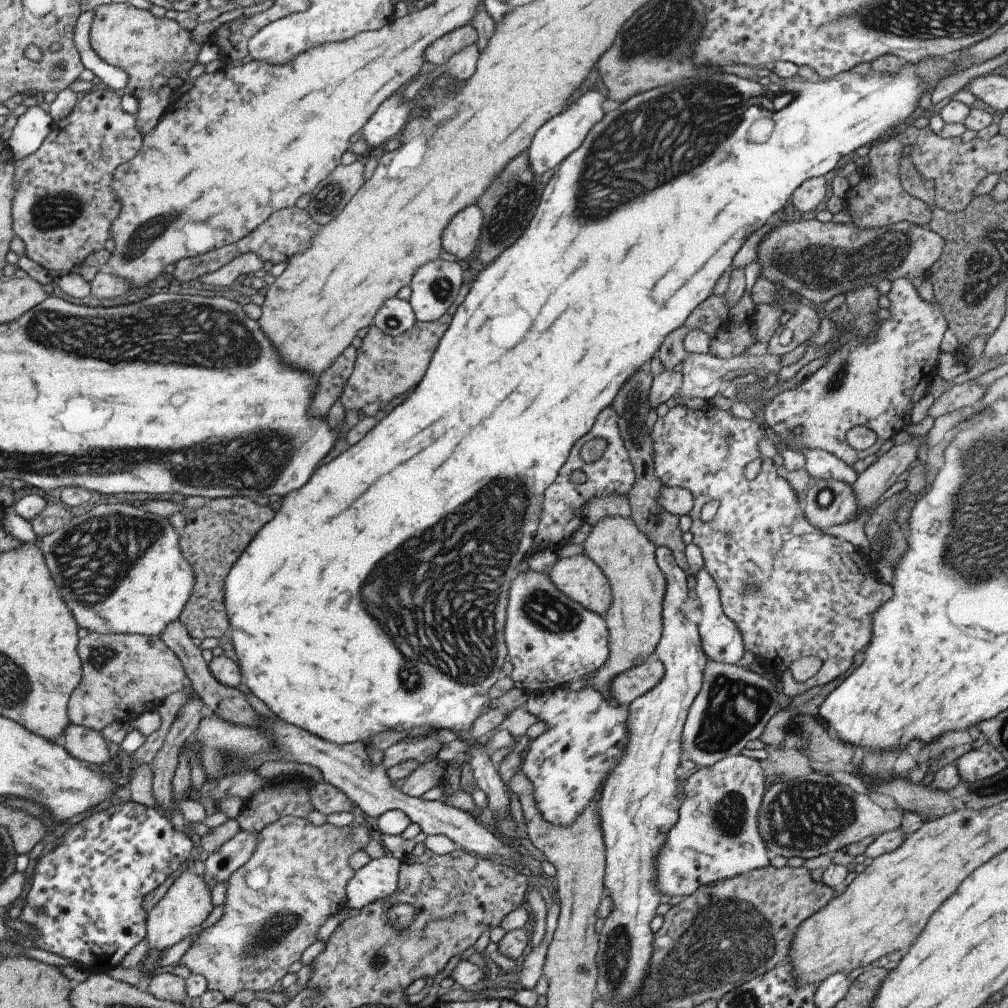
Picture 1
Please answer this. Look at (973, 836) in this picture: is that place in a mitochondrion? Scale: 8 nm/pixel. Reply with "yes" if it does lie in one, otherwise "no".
no

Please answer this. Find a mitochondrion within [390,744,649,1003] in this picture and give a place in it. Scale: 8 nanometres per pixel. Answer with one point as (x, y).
(617, 949)

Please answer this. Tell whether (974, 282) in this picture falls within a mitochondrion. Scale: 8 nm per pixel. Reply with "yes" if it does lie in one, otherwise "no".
yes

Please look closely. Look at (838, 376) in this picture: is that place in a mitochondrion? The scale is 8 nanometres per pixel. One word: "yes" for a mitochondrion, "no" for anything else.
yes

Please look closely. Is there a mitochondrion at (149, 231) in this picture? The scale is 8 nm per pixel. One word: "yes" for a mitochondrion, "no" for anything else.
yes

